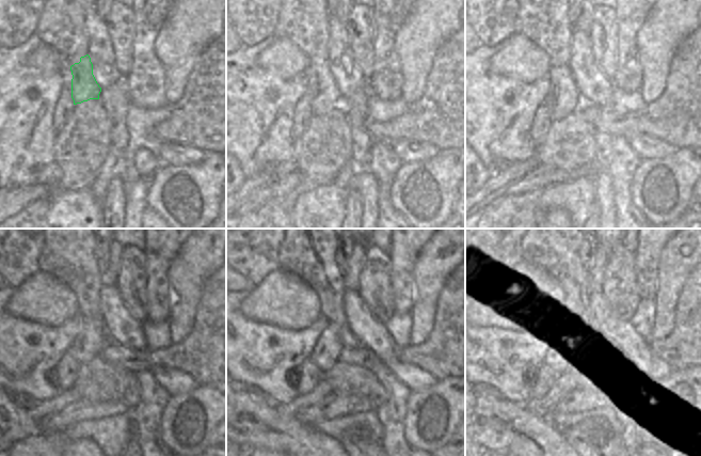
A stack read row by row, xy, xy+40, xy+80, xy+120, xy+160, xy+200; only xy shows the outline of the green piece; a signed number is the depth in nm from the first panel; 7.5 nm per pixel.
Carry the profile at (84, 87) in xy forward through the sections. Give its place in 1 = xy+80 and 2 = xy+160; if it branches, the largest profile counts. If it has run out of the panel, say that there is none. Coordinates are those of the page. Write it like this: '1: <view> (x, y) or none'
1: xy+80 (563, 98)
2: xy+160 (324, 355)

